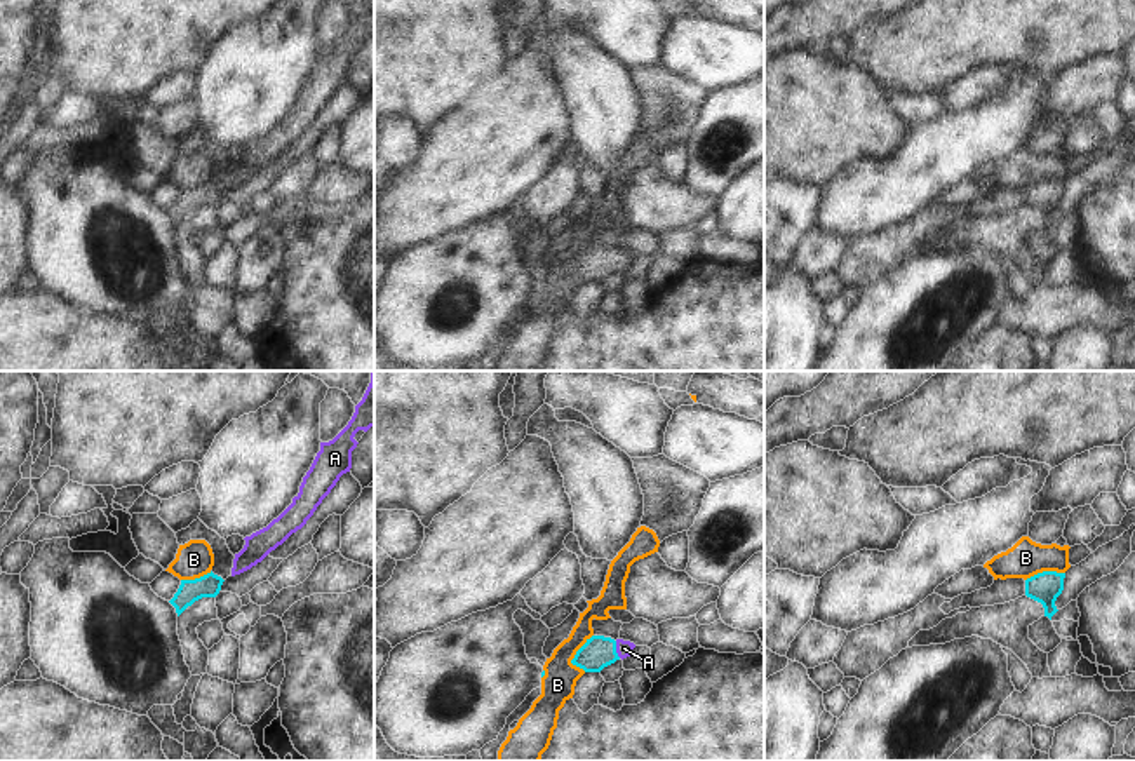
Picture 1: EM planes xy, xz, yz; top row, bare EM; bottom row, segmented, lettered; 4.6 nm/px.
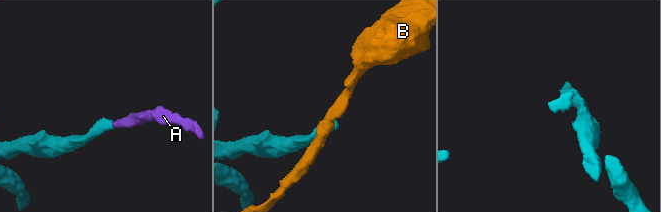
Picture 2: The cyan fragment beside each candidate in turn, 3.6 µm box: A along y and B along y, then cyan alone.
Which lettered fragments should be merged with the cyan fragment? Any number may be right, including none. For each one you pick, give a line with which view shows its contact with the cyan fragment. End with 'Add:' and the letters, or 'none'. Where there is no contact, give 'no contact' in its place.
A: meets cyan in xz
Add: A

